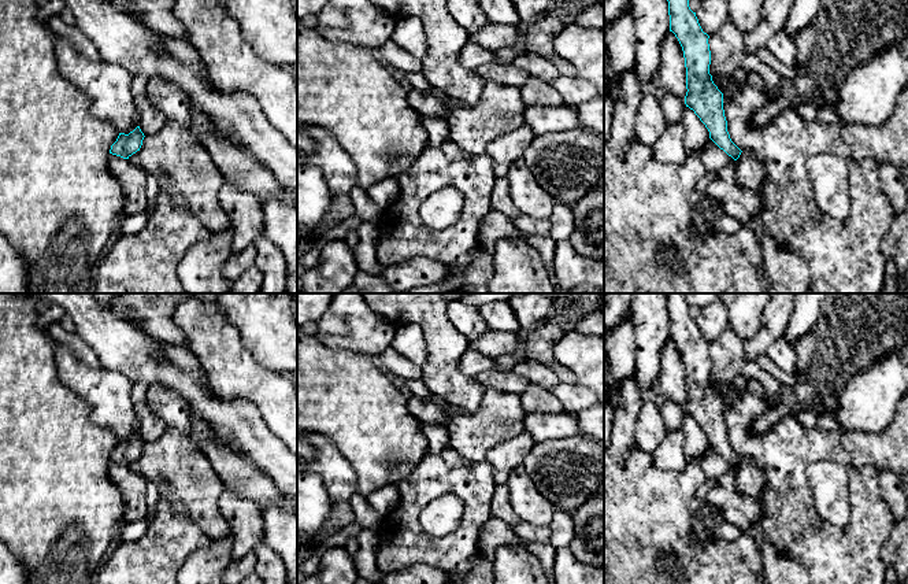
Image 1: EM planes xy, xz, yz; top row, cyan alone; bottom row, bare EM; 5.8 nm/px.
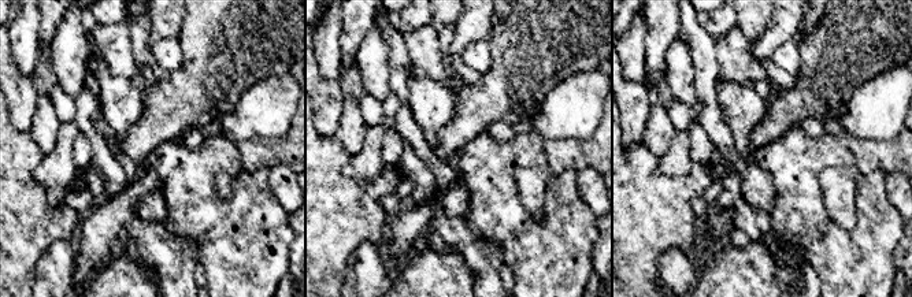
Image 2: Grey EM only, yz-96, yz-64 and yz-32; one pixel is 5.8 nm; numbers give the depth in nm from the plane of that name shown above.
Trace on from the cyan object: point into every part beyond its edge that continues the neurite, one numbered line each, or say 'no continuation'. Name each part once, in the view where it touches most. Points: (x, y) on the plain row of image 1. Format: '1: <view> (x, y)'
1: yz (749, 479)

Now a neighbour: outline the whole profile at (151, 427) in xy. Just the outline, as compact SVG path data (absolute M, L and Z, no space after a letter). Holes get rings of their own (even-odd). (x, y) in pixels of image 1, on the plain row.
M133 384L131 402L138 417L140 436L144 443L157 440L166 430L166 424L152 413L148 400L148 387L145 384Z

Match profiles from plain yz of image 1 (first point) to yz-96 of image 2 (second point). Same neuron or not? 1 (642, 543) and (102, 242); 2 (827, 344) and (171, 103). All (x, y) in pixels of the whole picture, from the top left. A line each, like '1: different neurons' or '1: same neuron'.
1: different neurons
2: same neuron

